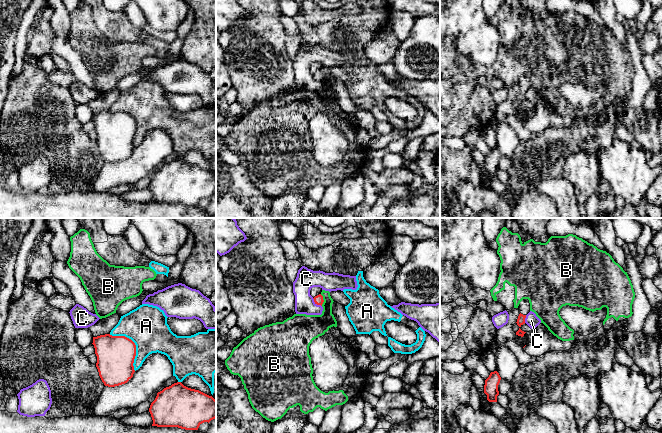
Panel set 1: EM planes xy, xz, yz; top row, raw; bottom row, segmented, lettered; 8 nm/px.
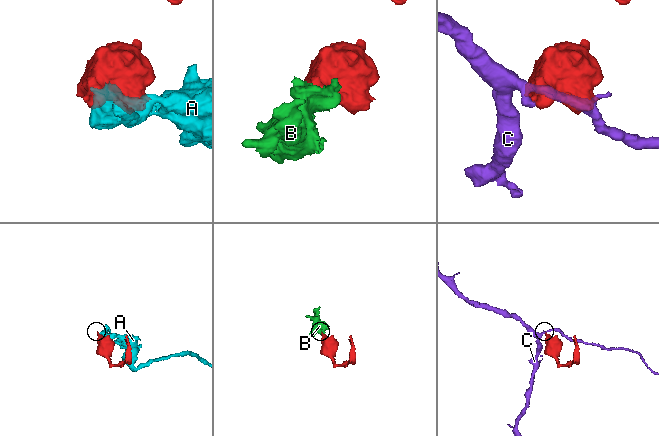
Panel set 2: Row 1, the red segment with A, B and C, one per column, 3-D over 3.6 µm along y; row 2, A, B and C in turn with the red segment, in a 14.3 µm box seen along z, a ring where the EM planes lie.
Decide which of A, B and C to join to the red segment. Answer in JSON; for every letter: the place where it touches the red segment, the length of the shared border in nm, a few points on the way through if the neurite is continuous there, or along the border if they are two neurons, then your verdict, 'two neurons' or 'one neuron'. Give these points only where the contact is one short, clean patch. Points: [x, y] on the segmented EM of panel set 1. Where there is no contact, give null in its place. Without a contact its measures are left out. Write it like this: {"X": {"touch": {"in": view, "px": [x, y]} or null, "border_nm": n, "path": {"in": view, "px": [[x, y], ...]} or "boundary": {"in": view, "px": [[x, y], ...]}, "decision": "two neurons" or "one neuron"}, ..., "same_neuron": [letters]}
{"A": {"touch": {"in": "xy", "px": [134, 344]}, "border_nm": 360, "decision": "two neurons"}, "B": {"touch": {"in": "xz", "px": [323, 300]}, "border_nm": 100, "boundary": {"in": "xz", "px": [[320, 294], [323, 300], [322, 305]]}, "decision": "two neurons"}, "C": {"touch": {"in": "xz", "px": [316, 303]}, "border_nm": 100, "boundary": {"in": "xz", "px": [[312, 298], [321, 306]]}, "decision": "two neurons"}, "same_neuron": []}

